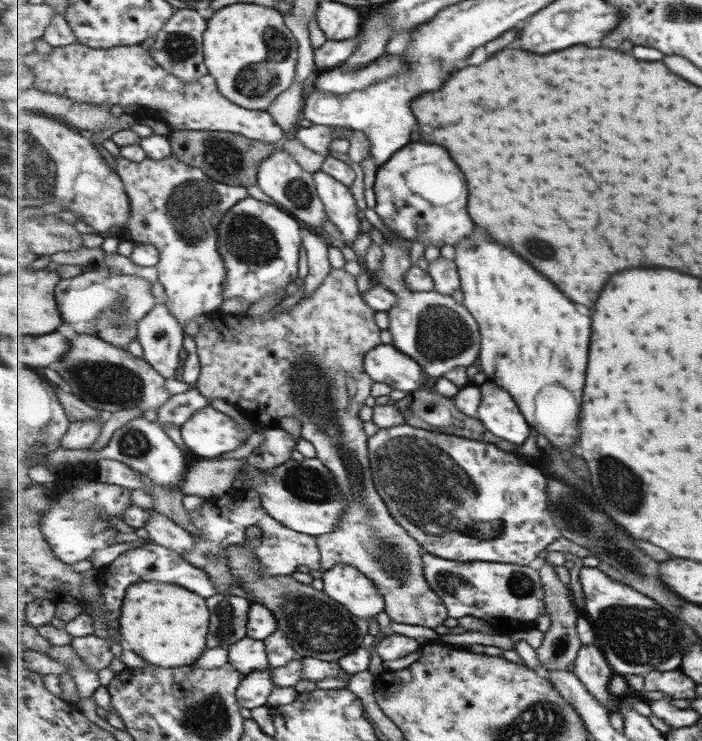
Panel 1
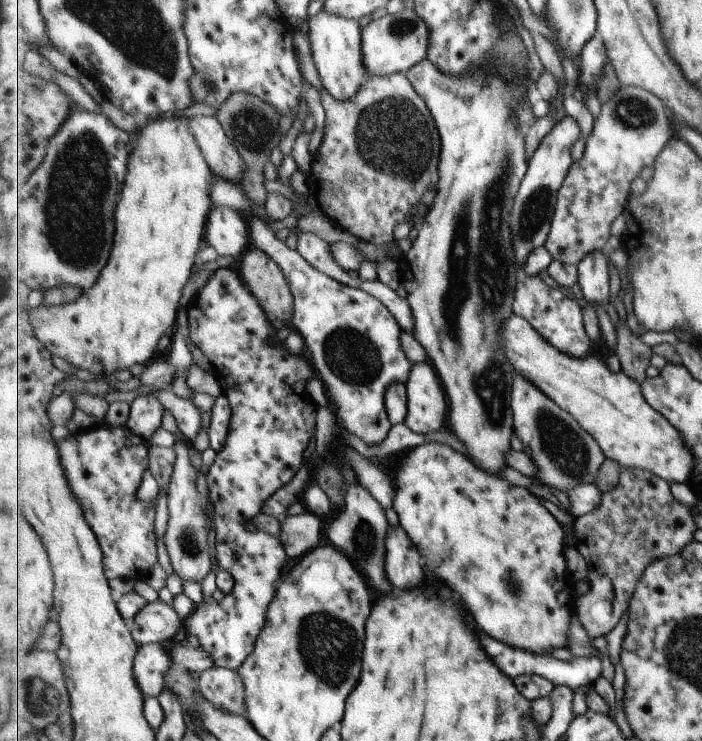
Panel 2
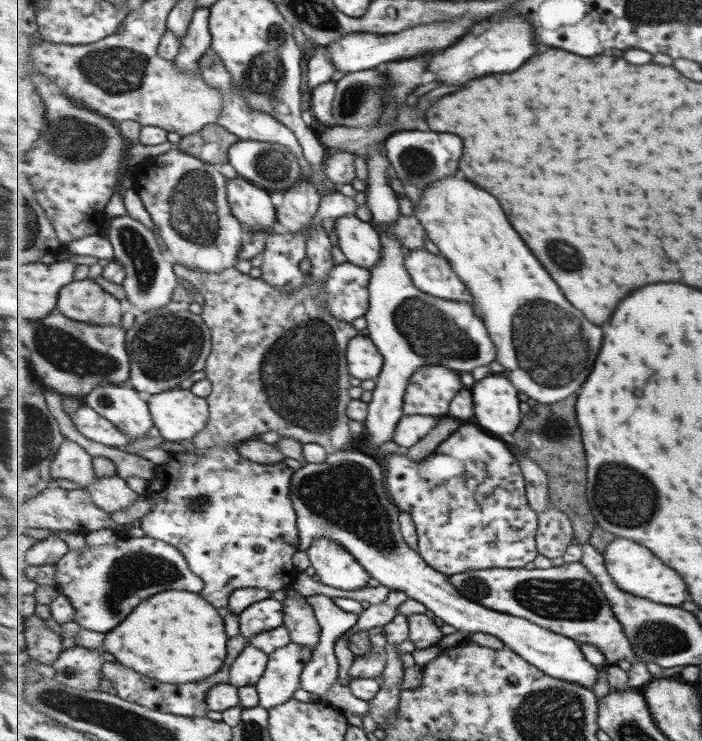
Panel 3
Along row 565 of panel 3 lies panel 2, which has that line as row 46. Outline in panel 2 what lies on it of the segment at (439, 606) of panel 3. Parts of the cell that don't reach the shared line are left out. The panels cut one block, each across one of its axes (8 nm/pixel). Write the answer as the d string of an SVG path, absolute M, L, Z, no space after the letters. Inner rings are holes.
M403 10L400 13L387 14L371 21L363 28L363 58L369 75L391 76L407 73L419 62L427 59L431 50L431 28L416 10Z

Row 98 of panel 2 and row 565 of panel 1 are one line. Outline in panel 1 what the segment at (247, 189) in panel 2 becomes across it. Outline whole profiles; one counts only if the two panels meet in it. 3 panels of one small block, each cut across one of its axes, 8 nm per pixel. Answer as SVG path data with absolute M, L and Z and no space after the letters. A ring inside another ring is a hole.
M234 546L228 548L227 557L229 557L229 567L234 576L241 578L241 588L255 597L254 603L264 604L273 611L273 615L279 623L281 629L287 638L290 638L291 644L300 658L314 657L328 662L339 662L345 656L353 654L357 648L363 647L363 638L369 634L369 622L363 618L355 616L346 605L338 600L330 598L324 590L317 590L309 584L303 584L293 578L293 576L267 576L262 571L262 564L257 560L257 554L246 546Z

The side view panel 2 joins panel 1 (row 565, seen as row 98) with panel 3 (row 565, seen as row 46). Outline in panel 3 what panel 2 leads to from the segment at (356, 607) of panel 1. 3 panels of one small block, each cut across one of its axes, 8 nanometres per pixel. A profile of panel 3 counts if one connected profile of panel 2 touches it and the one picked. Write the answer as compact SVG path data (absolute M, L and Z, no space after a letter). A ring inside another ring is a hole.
M323 537L307 550L321 583L341 590L361 590L371 580L370 572L341 544Z

